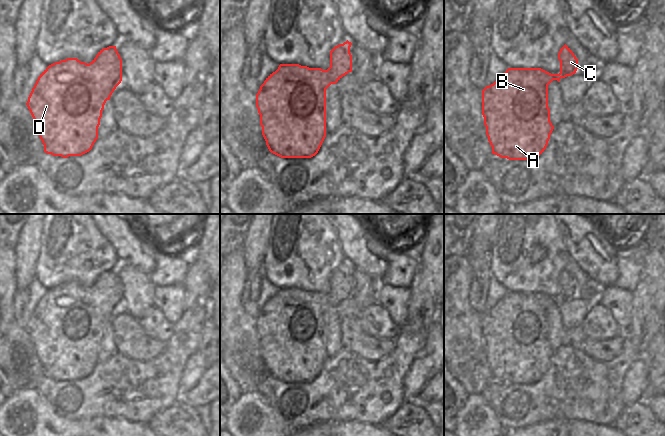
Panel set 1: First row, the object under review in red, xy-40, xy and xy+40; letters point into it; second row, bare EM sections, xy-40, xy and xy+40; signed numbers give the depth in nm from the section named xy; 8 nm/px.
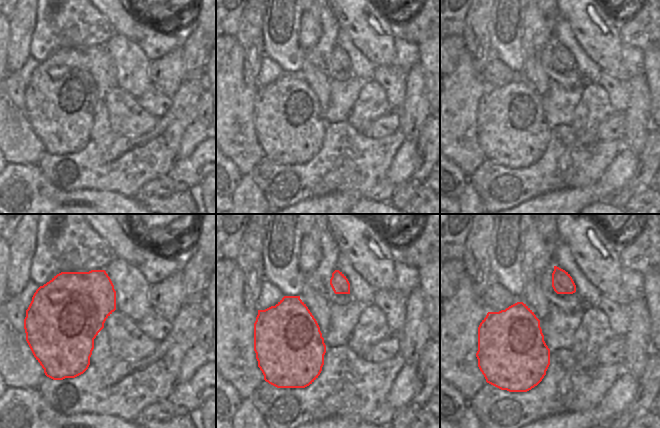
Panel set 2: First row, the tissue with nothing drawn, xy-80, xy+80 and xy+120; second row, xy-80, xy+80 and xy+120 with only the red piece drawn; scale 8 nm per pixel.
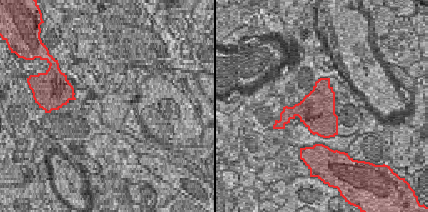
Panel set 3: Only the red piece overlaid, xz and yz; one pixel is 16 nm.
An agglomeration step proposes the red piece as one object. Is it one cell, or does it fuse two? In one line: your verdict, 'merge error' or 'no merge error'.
no merge error

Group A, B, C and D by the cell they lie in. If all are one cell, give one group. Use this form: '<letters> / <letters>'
A B C D

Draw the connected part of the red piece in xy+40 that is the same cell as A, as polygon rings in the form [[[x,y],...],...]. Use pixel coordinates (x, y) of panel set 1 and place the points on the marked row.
[[[566,44],[560,49],[558,59],[559,74],[551,74],[541,68],[508,68],[493,84],[482,90],[482,115],[492,154],[509,160],[535,160],[544,152],[554,129],[548,107],[548,85],[553,80],[559,82],[561,78],[575,74],[578,69],[578,59]]]

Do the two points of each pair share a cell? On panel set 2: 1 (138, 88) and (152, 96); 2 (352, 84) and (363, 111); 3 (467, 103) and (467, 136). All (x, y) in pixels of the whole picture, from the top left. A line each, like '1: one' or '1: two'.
1: two
2: two
3: one

